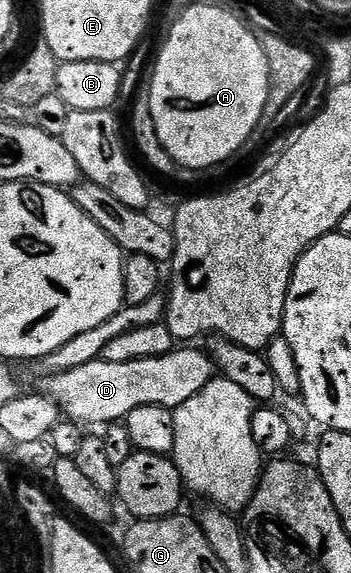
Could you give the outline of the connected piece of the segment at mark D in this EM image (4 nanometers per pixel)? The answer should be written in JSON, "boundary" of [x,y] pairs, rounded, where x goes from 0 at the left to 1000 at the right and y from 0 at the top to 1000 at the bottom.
{"boundary":[[[513,604],[450,625],[405,625],[382,632],[302,632],[288,625],[245,632],[245,639],[151,649],[123,658],[120,684],[171,710],[197,735],[231,743],[311,743],[362,735],[393,709],[462,709],[499,716],[519,709],[519,702],[541,702],[541,695],[598,668],[618,649],[590,613],[567,614],[558,604]]]}

